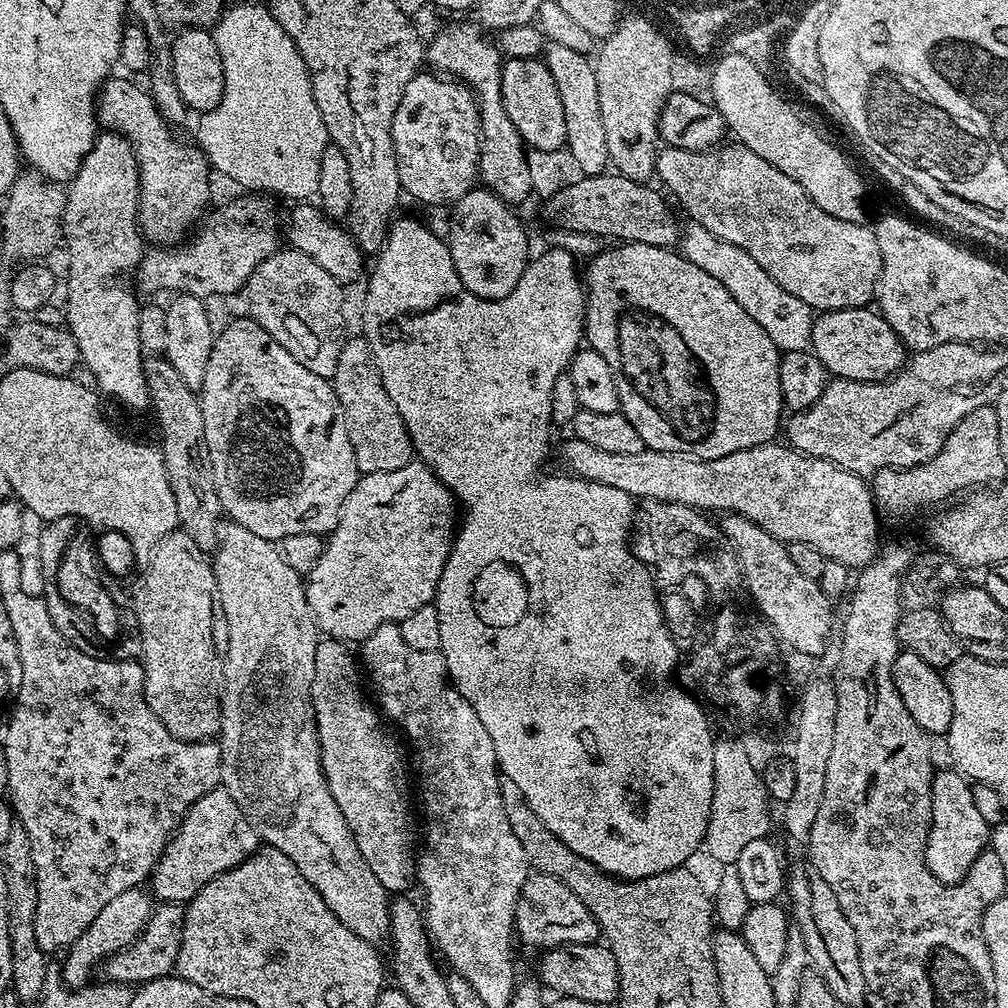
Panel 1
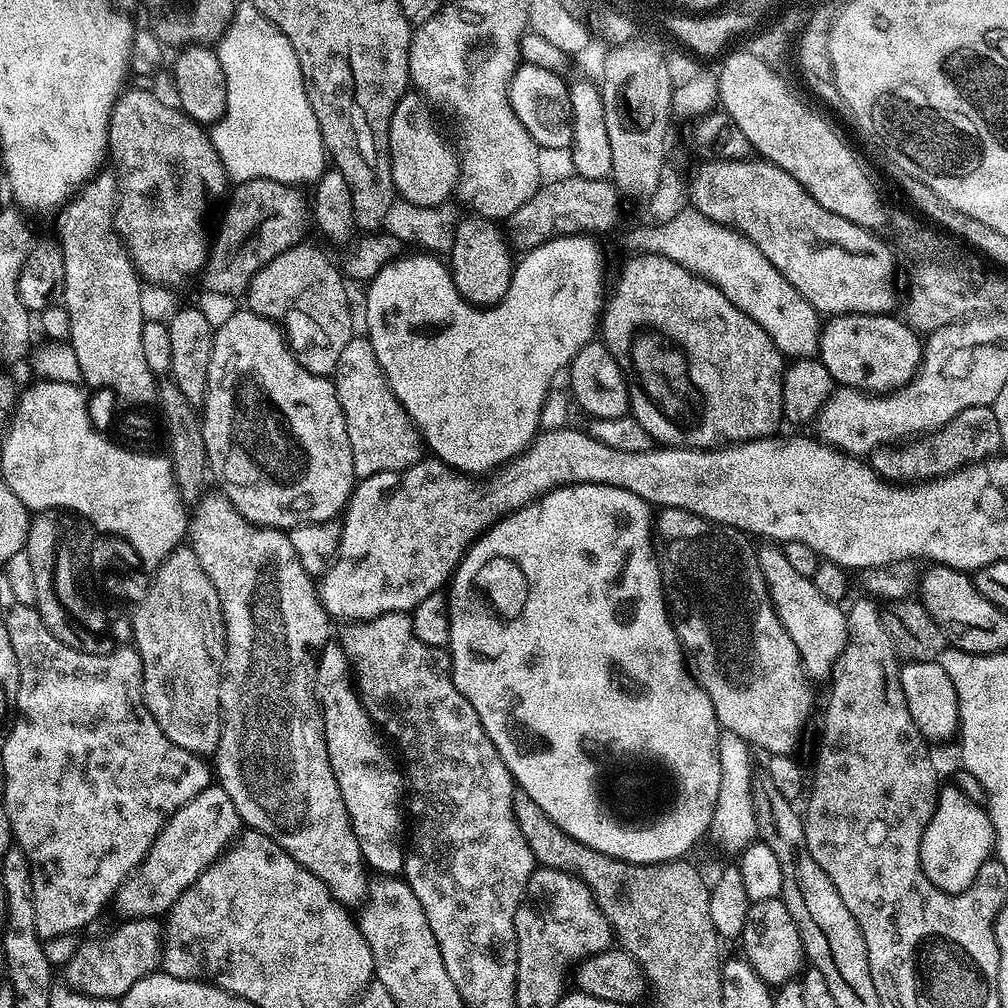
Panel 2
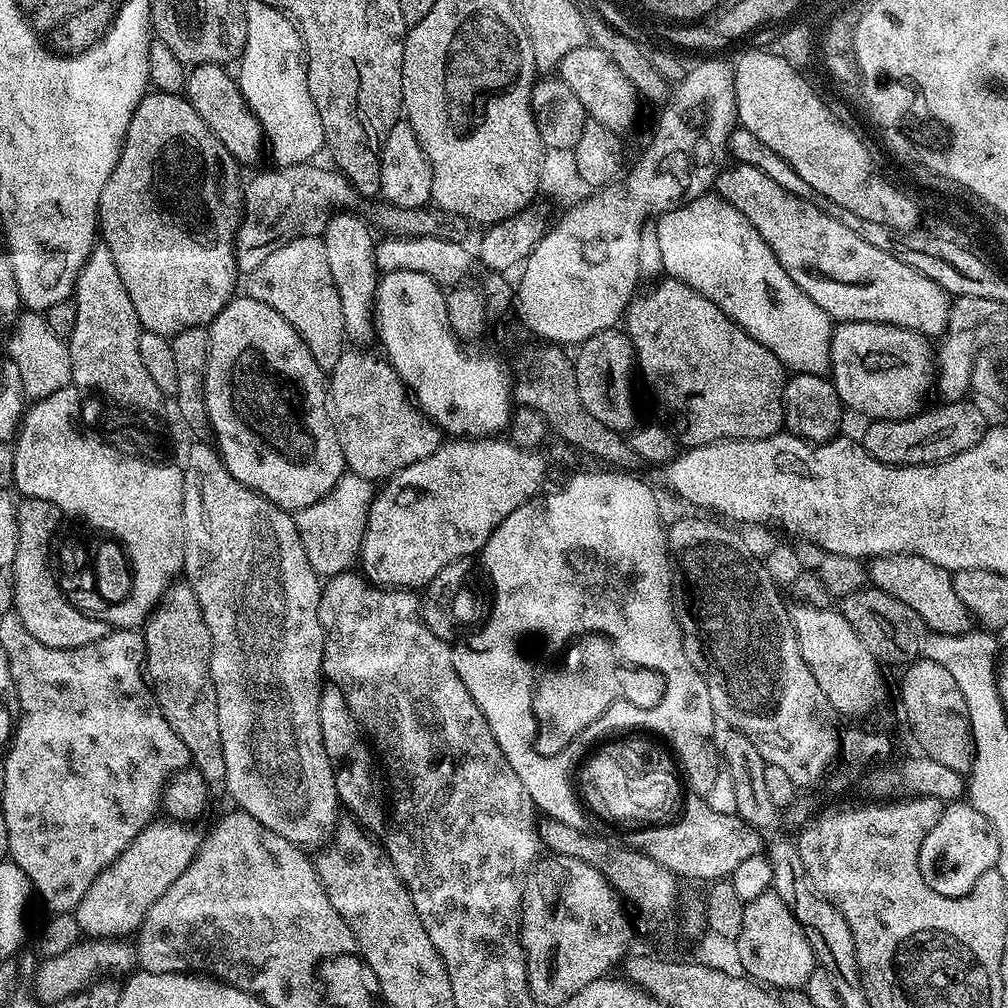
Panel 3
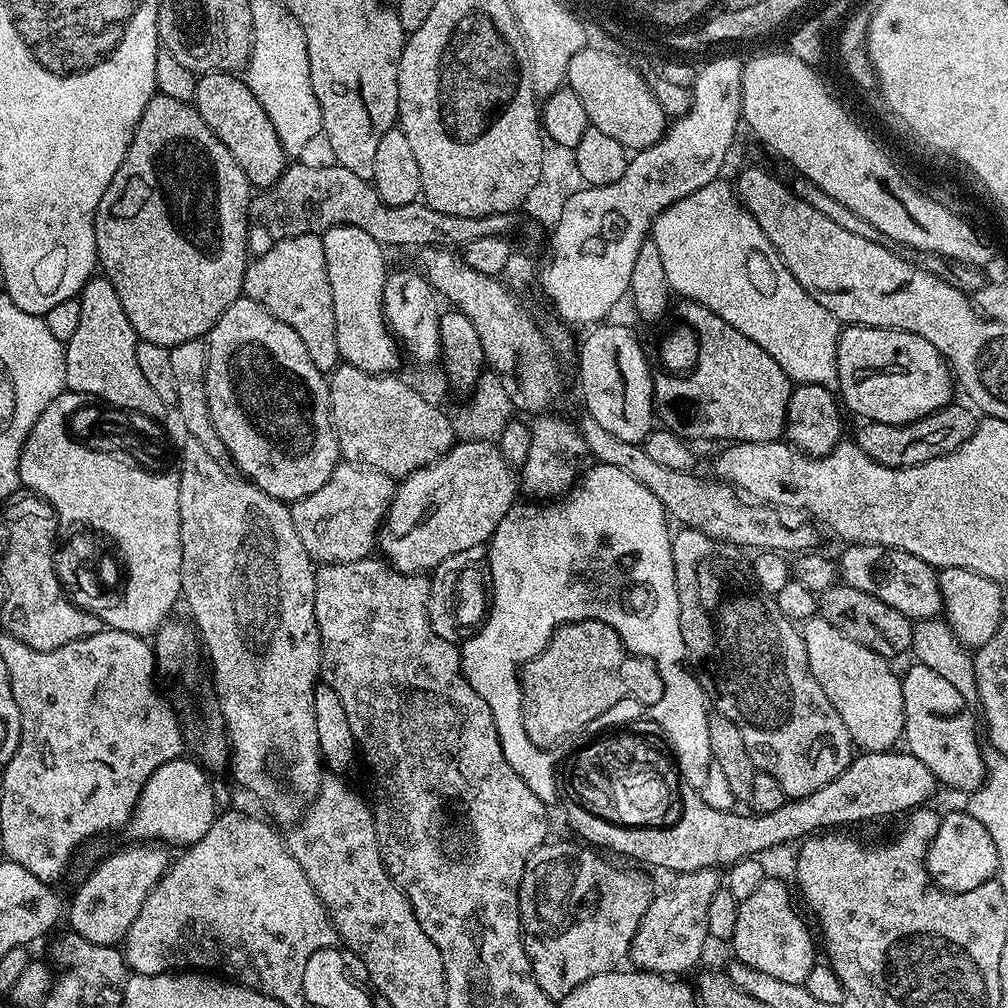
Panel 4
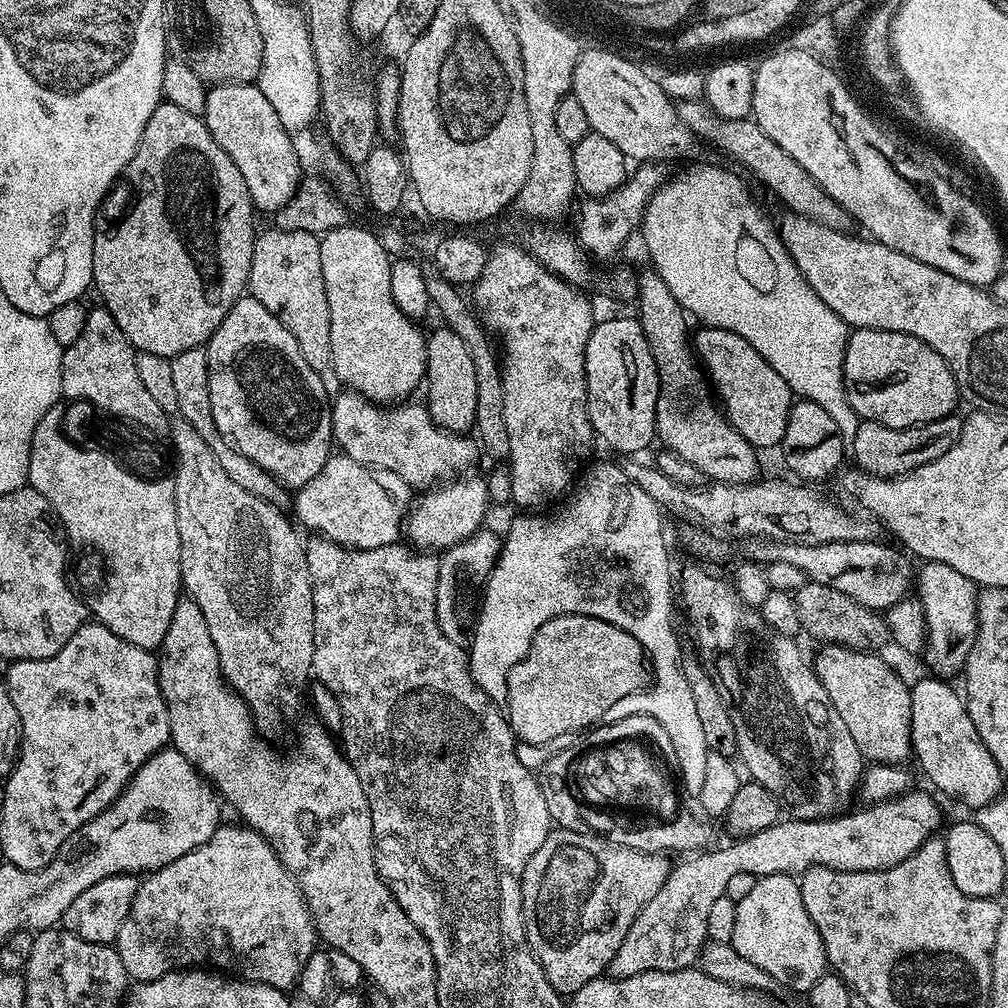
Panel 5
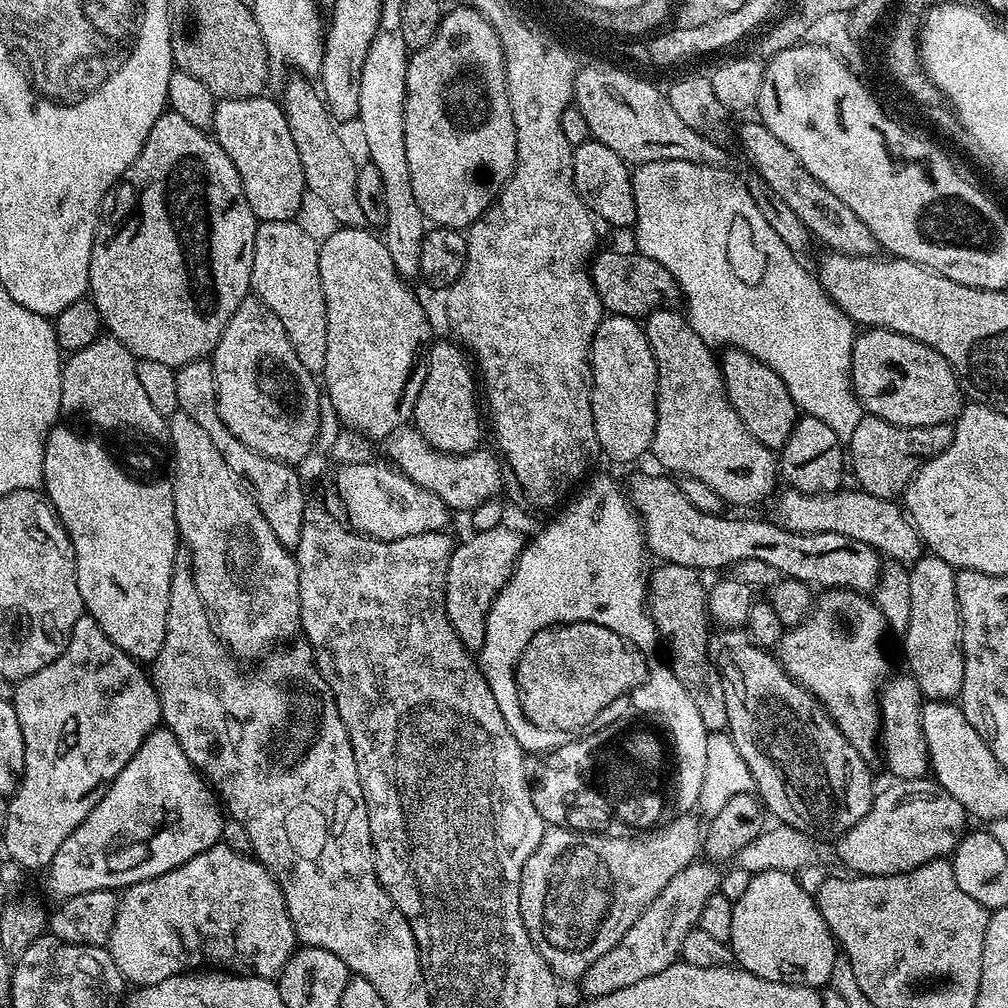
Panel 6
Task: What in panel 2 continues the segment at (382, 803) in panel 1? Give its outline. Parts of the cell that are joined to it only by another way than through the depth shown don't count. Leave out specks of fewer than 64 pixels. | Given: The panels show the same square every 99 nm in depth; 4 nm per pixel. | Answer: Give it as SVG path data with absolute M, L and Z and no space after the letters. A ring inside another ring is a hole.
M338 642L325 644L316 658L316 701L320 704L320 713L324 723L326 754L330 762L330 770L334 770L338 790L342 790L342 802L346 802L346 814L350 818L350 826L358 838L358 846L361 854L364 855L365 865L371 871L373 868L372 872L376 874L396 876L403 873L406 851L406 812L402 807L402 801L406 796L406 780L398 764L398 769L396 769L396 764L392 761L387 746L384 745L385 737L382 735L381 729L368 717L368 712L364 708L359 694L356 693L348 655Z

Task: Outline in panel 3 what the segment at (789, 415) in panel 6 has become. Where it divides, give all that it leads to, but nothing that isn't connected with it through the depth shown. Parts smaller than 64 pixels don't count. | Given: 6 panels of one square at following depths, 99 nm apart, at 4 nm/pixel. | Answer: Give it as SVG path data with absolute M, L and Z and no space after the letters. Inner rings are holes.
M664 278L660 282L661 284L657 288L650 289L645 296L643 294L633 296L632 301L628 304L627 312L622 317L623 331L626 333L629 343L632 344L635 367L638 369L639 375L640 372L644 375L644 384L652 391L652 400L656 403L655 419L663 428L670 430L677 445L683 446L685 449L701 448L703 444L715 444L718 440L765 440L777 435L784 428L784 381L786 379L784 365L778 358L774 358L774 354L770 350L766 350L766 346L762 346L762 342L750 338L750 334L746 334L746 330L742 330L729 316L722 314L722 310L718 310L718 306L714 306L714 302L710 302L710 298L700 296L693 288L683 284L681 280Z

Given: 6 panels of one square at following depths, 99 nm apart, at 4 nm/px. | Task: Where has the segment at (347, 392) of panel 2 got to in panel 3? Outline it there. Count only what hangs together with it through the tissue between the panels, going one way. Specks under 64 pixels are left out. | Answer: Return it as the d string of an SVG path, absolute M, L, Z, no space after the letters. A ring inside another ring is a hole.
M360 346L349 347L338 358L330 370L330 379L326 384L330 411L340 436L340 445L347 471L358 478L373 482L387 481L401 468L410 466L438 450L442 443L442 433L414 403L409 391L404 387L391 364L383 355L363 352Z

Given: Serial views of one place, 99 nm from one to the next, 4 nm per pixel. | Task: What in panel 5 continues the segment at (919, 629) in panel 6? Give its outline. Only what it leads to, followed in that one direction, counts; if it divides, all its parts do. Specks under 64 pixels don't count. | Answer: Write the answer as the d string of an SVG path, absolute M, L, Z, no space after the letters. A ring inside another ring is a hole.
M929 560L919 565L918 592L919 588L918 599L924 611L928 660L937 677L951 677L952 668L959 669L963 665L970 647L969 642L976 639L977 585L970 578L958 574L954 566Z

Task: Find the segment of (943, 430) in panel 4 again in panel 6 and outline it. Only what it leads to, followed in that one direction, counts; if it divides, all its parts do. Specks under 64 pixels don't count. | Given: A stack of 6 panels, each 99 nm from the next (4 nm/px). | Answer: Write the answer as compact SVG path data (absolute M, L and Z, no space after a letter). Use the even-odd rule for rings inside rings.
M861 415L854 434L846 442L846 460L861 489L883 500L895 501L924 465L942 454L954 438L951 423L934 426L898 426L877 416Z

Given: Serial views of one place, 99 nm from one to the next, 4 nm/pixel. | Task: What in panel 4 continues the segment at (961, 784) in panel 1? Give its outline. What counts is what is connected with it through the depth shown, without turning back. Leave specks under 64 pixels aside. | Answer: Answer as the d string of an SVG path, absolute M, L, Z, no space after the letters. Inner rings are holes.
M967 810L945 815L928 847L928 875L937 888L946 892L974 892L1000 871L998 846L990 838L990 830L978 822Z

